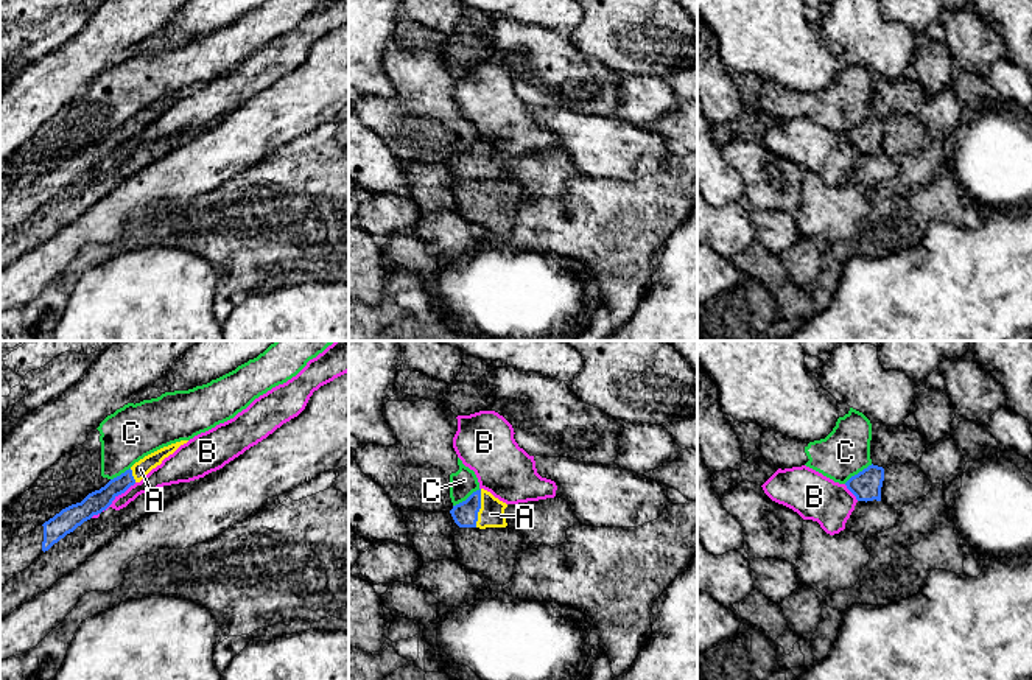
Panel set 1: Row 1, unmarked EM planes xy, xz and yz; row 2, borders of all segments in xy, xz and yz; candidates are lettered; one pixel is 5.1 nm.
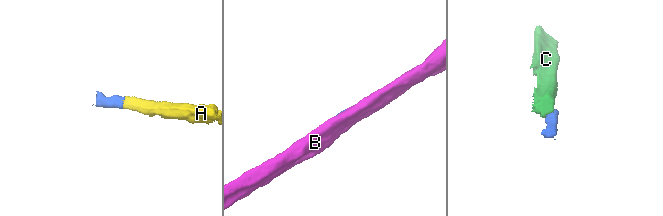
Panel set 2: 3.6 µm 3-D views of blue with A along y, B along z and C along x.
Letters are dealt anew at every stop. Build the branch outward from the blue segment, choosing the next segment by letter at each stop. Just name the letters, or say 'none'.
A

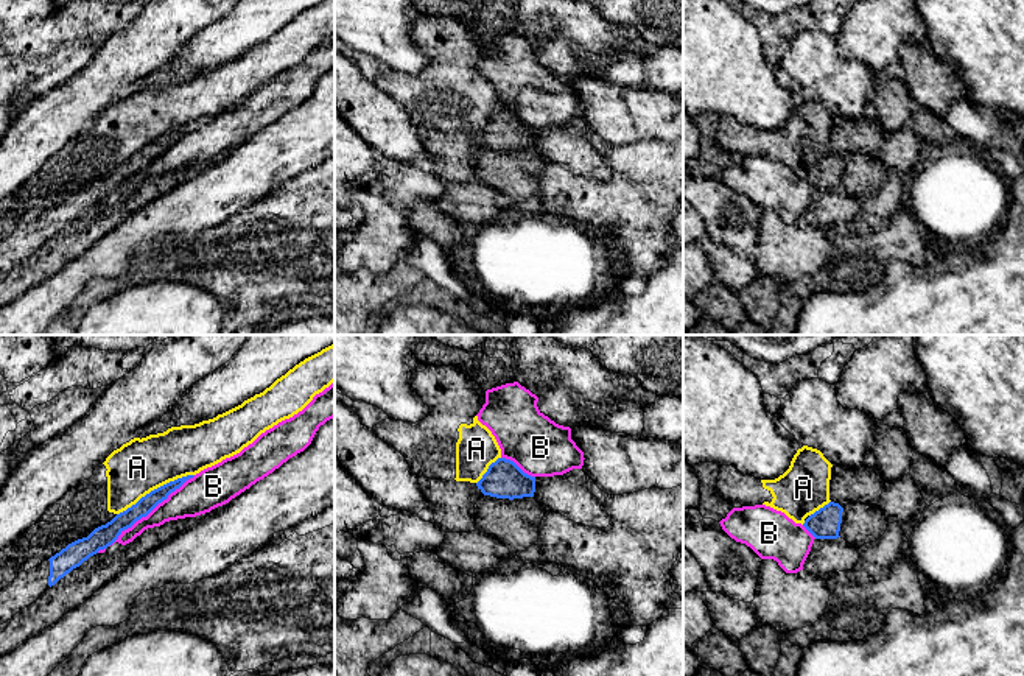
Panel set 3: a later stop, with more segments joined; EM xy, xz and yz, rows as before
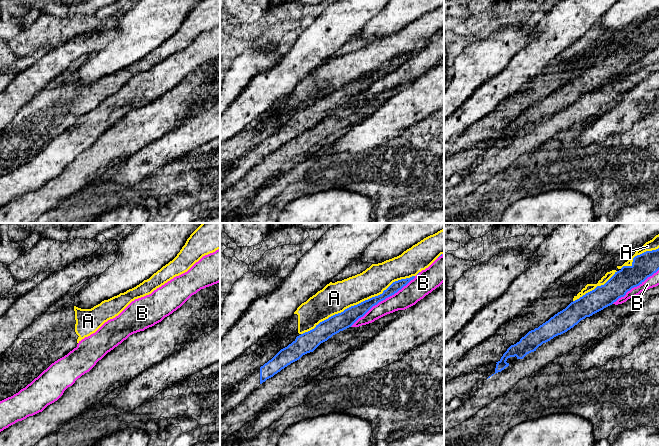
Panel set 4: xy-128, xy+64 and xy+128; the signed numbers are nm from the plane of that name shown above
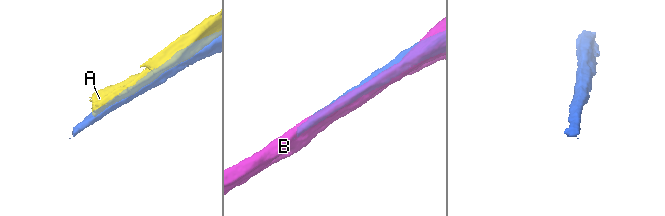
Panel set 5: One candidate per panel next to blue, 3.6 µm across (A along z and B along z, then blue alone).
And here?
none

